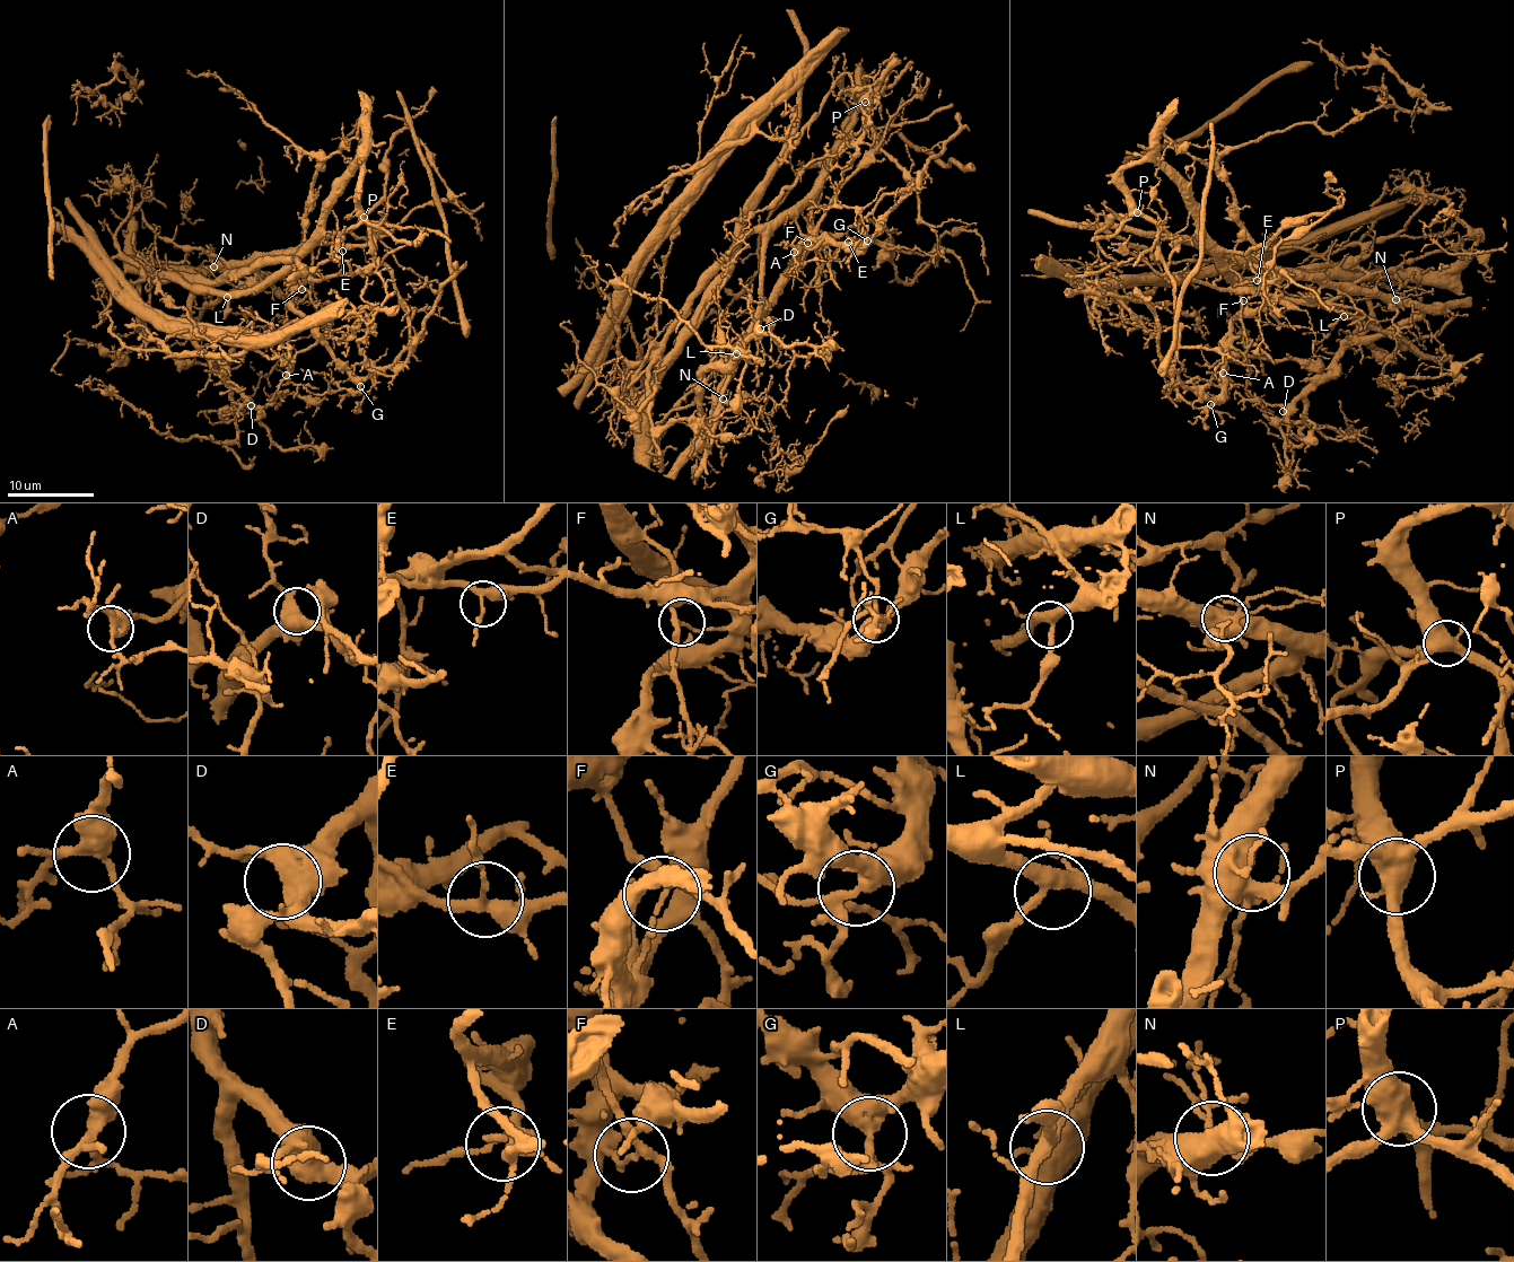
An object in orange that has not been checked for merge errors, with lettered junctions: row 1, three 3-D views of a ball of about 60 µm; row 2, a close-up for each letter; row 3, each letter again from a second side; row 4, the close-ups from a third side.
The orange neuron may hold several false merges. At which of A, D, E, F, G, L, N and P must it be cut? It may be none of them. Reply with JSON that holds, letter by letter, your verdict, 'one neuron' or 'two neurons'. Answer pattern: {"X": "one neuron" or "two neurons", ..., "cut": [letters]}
{"A": "one neuron", "D": "one neuron", "E": "one neuron", "F": "two neurons", "G": "one neuron", "L": "one neuron", "N": "one neuron", "P": "two neurons", "cut": ["F", "P"]}

